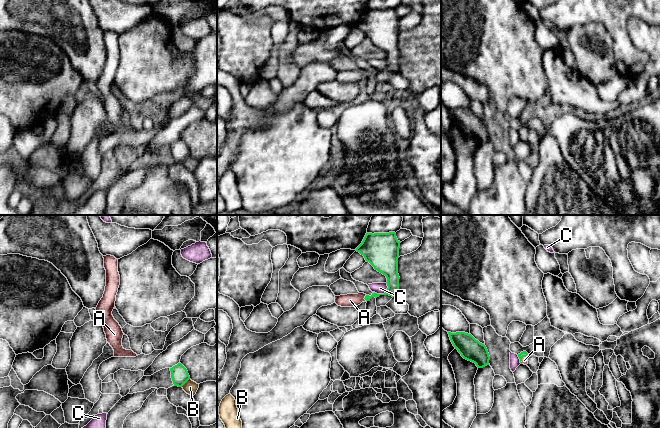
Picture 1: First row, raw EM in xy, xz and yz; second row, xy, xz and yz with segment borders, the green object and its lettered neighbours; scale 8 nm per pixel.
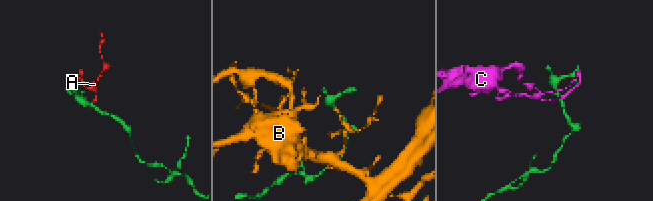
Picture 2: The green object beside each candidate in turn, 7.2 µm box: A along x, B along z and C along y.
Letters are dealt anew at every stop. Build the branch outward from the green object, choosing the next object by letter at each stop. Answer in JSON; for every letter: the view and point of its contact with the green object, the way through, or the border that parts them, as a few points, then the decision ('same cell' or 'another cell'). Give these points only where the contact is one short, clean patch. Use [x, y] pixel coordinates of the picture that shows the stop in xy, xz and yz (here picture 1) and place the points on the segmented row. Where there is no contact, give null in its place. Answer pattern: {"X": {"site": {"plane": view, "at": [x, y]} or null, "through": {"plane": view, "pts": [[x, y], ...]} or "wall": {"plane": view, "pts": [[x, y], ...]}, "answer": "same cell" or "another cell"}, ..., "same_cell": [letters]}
{"A": {"site": {"plane": "xz", "at": [364, 298]}, "through": {"plane": "xz", "pts": [[393, 287], [386, 293], [364, 298], [350, 300]]}, "answer": "same cell"}, "B": {"site": {"plane": "xy", "at": [185, 382]}, "answer": "another cell"}, "C": {"site": {"plane": "xz", "at": [385, 292]}, "wall": {"plane": "xz", "pts": [[386, 282], [387, 289], [383, 293], [375, 293]]}, "answer": "another cell"}, "same_cell": ["A"]}

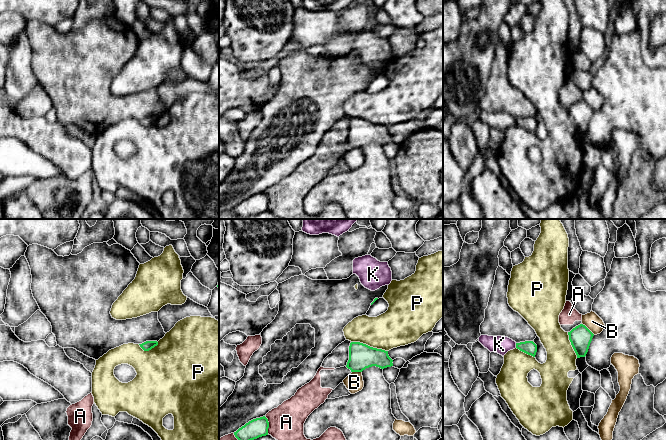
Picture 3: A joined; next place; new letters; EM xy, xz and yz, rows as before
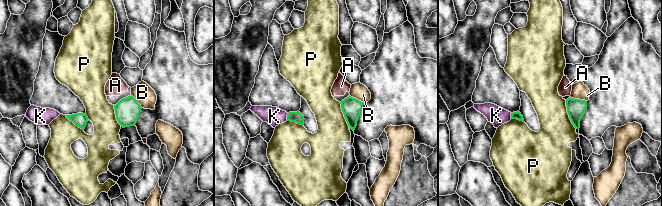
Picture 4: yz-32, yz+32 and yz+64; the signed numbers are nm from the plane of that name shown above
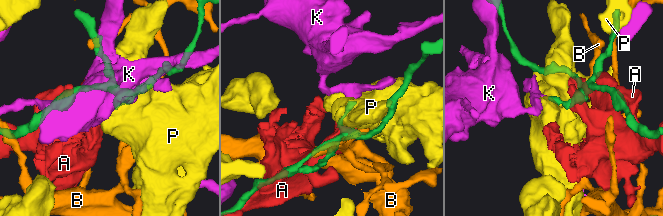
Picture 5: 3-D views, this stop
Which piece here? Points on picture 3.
{"A": {"site": {"plane": "xz", "at": [268, 425]}, "answer": "another cell"}, "B": {"site": {"plane": "yz", "at": [587, 328]}, "answer": "another cell"}, "K": {"site": {"plane": "yz", "at": [516, 345]}, "wall": {"plane": "yz", "pts": [[515, 343], [516, 347]]}, "answer": "another cell"}, "P": {"site": {"plane": "xz", "at": [369, 346]}, "answer": "another cell"}, "same_cell": []}

